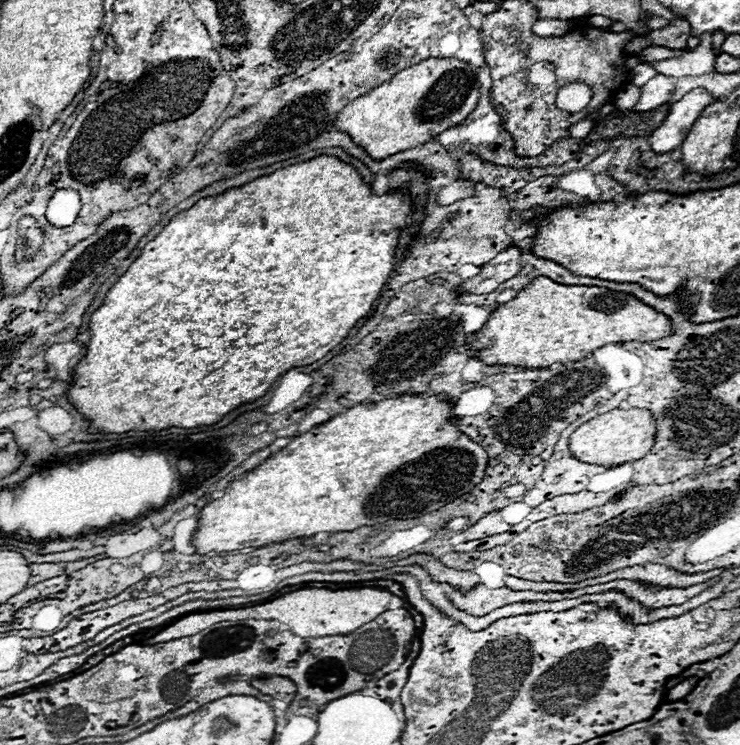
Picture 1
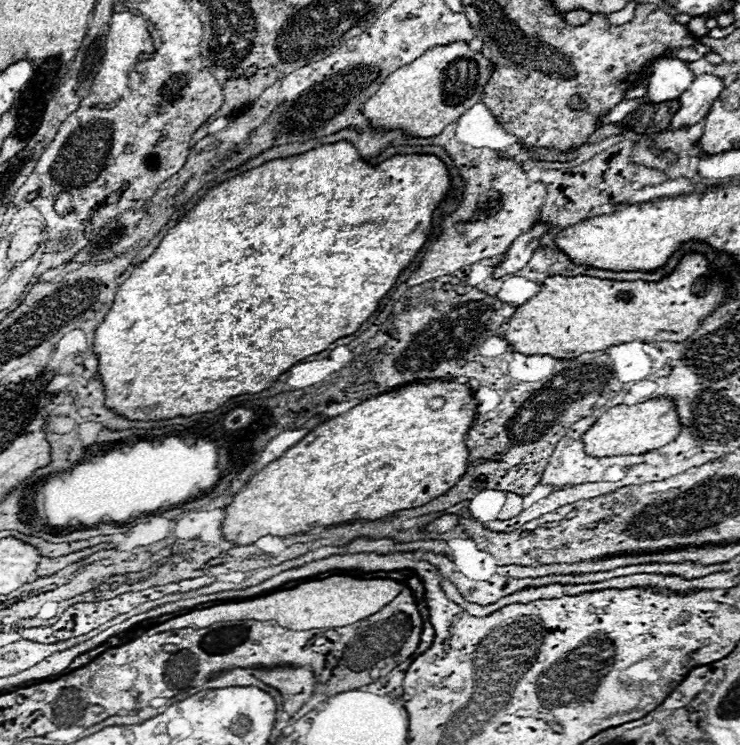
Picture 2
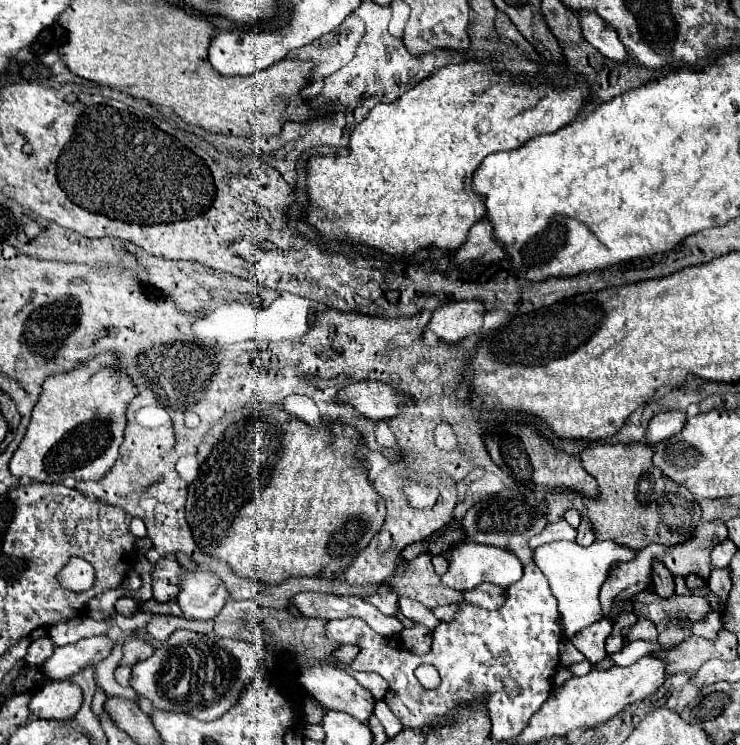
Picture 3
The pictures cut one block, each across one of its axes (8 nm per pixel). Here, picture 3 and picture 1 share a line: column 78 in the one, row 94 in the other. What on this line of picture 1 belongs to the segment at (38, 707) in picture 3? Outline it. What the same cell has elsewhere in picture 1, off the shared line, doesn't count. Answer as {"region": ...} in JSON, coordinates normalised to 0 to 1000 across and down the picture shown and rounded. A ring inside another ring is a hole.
{"region":[[[941,118],[930,123],[930,129],[924,129],[919,137],[908,140],[892,172],[886,172],[886,177],[876,183],[878,199],[886,207],[900,207],[914,201],[922,193],[922,188],[930,183],[930,174],[943,161],[957,137],[962,137],[962,129],[949,118]]]}

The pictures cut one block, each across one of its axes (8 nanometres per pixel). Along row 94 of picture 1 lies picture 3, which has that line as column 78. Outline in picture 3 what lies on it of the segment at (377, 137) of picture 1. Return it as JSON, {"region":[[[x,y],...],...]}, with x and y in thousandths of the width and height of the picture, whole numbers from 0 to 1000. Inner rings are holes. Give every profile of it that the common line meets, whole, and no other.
{"region":[[[138,472],[100,497],[78,499],[59,510],[35,585],[14,620],[19,639],[73,650],[89,639],[138,644],[149,634],[168,593],[173,542],[186,529],[178,507],[159,494],[159,486],[157,472]]]}

